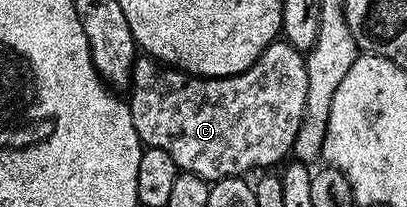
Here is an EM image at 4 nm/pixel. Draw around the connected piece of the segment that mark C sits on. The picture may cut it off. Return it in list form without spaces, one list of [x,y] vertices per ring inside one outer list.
[[[277,38],[245,72],[208,79],[190,78],[189,73],[179,68],[167,67],[159,60],[140,58],[132,68],[131,92],[132,97],[127,97],[126,103],[141,145],[166,150],[180,172],[193,172],[209,182],[228,176],[243,177],[251,168],[271,169],[268,168],[271,164],[279,165],[285,159],[283,156],[291,153],[306,113],[306,56],[287,40]]]

